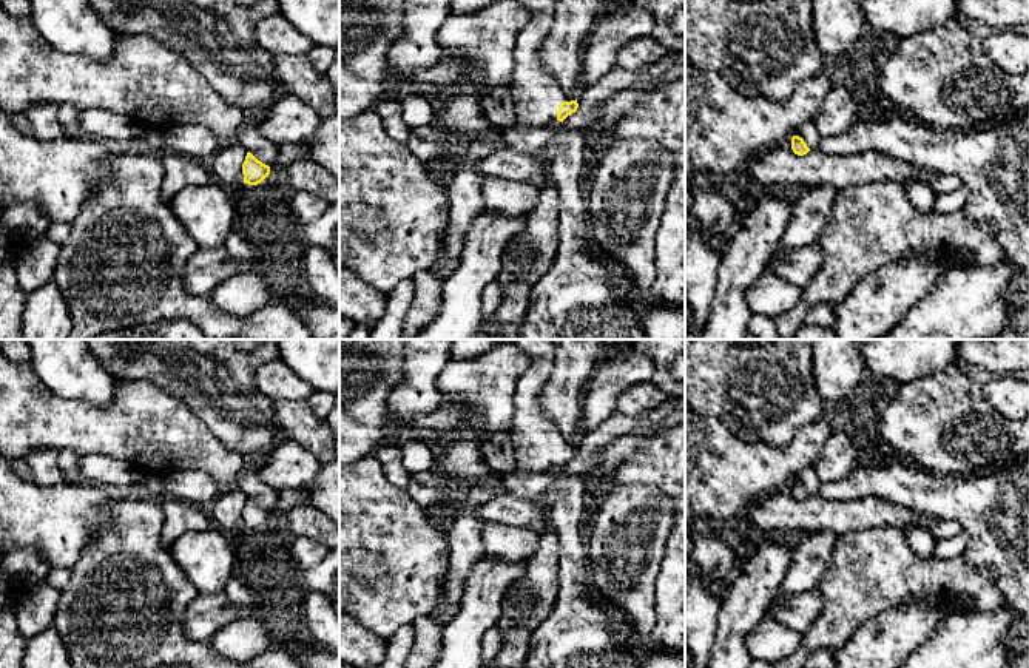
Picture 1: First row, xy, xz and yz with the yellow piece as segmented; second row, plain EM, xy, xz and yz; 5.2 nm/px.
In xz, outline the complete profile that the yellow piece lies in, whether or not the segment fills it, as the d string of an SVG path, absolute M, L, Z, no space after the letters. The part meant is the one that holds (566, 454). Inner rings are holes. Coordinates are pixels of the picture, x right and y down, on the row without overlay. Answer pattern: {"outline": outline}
{"outline": "M549 339L512 341L531 358L528 370L517 383L514 423L504 438L515 455L514 472L549 472L557 466L563 467L577 457L577 444L566 440L543 417L538 403L538 395L552 372L554 346Z"}

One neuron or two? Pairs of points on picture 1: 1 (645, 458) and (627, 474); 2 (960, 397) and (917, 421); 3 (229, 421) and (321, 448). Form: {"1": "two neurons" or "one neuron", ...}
{"1": "one neuron", "2": "one neuron", "3": "two neurons"}

